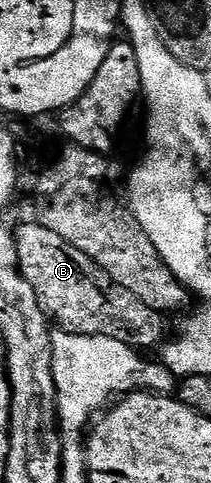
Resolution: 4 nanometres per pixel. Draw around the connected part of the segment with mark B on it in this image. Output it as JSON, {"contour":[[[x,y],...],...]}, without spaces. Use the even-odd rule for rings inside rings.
{"contour":[[[39,221],[16,228],[17,256],[25,280],[35,289],[39,305],[60,330],[76,335],[98,335],[123,341],[123,345],[146,349],[160,348],[166,342],[166,312],[151,309],[139,301],[131,289],[123,289],[87,253],[75,249],[59,233],[47,229]]]}

